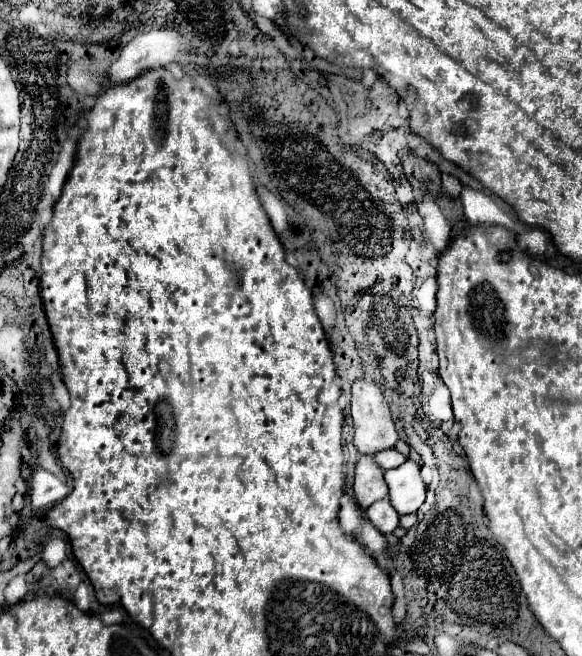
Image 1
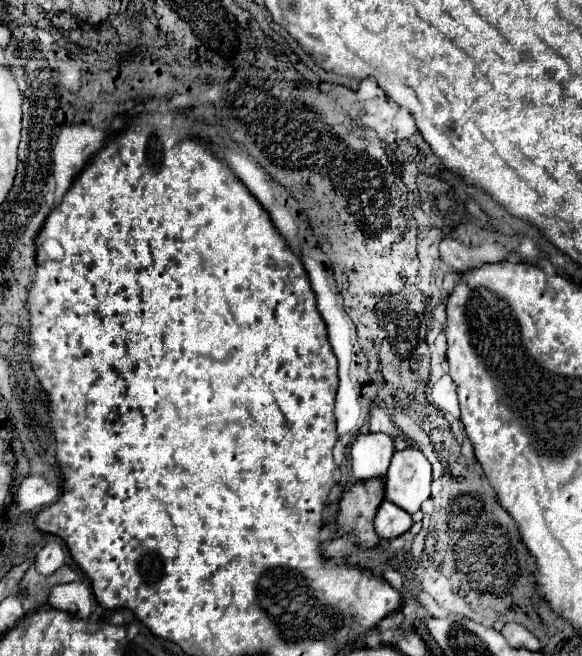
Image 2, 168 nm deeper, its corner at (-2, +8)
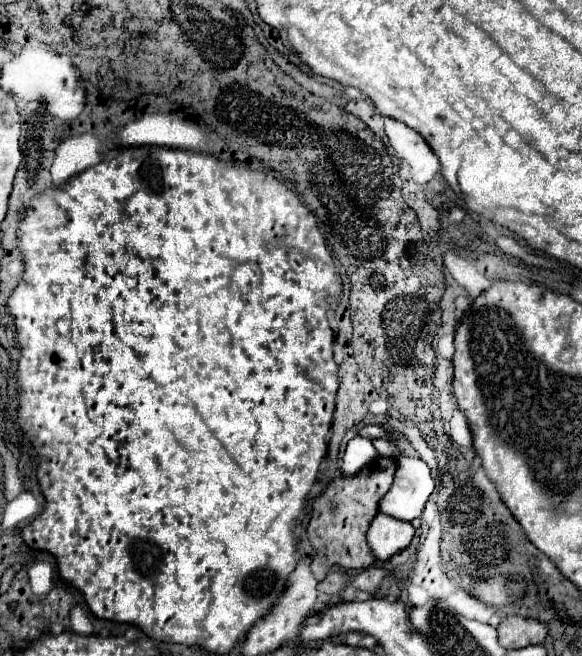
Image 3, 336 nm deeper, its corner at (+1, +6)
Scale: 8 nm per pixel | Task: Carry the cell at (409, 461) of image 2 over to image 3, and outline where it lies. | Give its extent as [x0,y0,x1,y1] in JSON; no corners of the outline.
[379,455,435,521]

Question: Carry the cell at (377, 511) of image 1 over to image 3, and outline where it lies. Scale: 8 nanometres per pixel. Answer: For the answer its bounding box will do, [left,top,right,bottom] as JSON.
[367,513,415,561]

